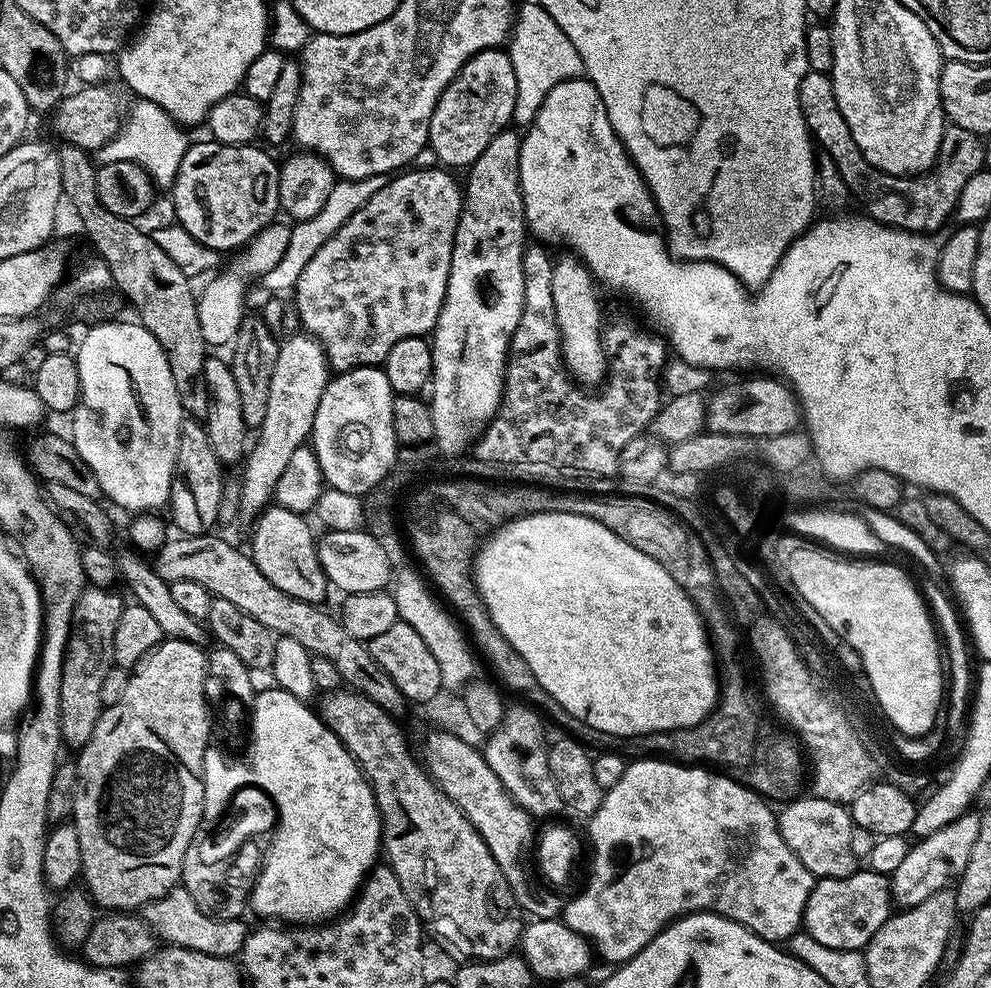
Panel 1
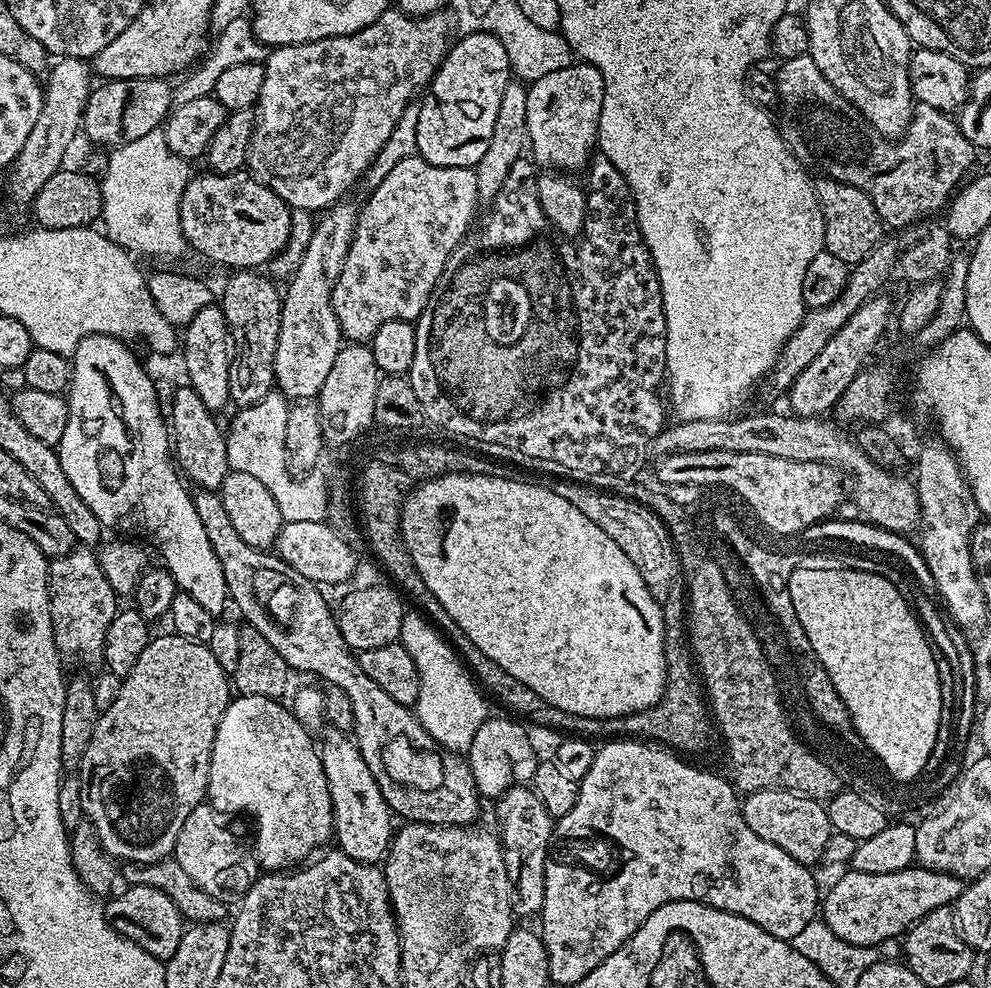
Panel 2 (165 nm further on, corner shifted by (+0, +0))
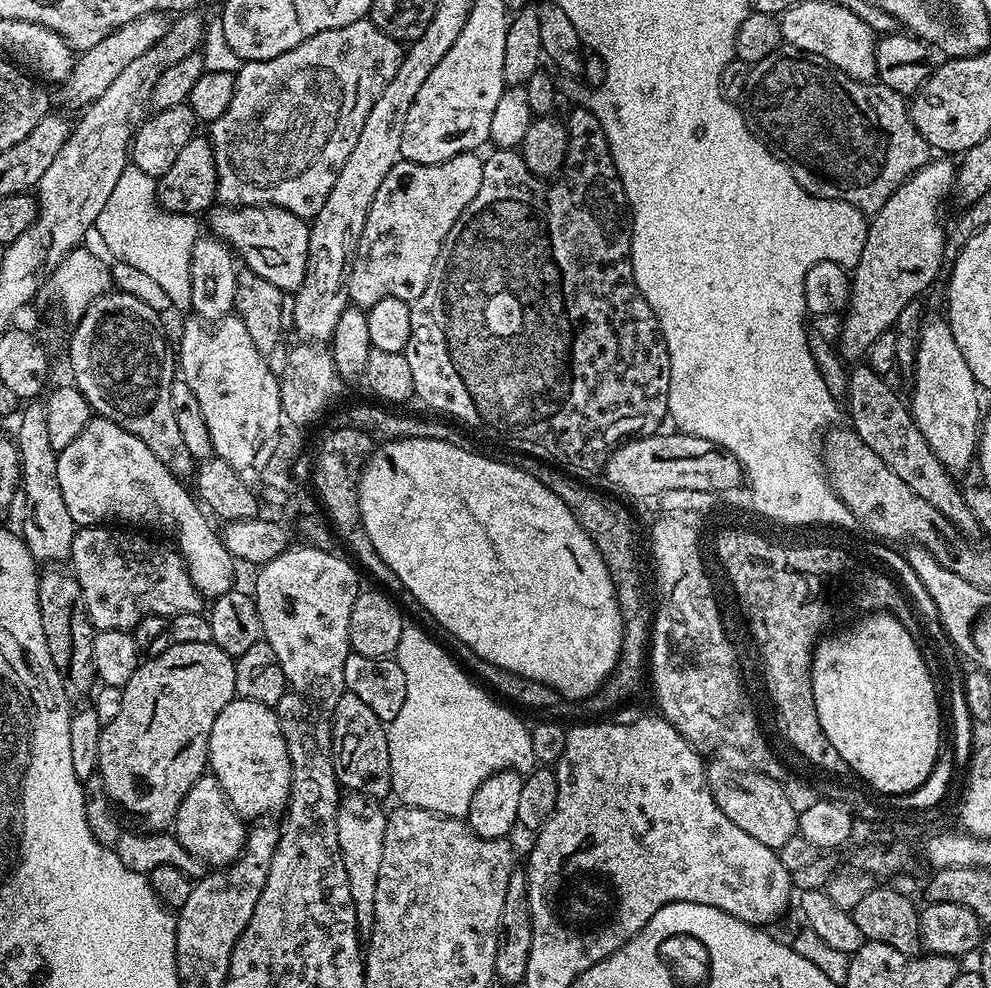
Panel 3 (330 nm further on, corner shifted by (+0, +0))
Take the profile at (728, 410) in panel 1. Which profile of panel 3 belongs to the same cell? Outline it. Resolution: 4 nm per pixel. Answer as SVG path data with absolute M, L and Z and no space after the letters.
M929 159L871 217L862 258L851 273L852 301L838 339L838 351L845 361L863 361L874 346L874 338L889 331L906 304L921 299L935 282L946 257L946 228L940 225L940 207L954 192L954 164L948 160Z

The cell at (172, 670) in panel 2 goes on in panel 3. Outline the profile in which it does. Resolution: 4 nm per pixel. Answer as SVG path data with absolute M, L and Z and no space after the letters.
M171 643L162 654L145 659L134 670L134 678L126 682L122 690L122 710L118 710L114 722L100 729L98 772L104 781L108 799L121 813L129 812L134 819L140 820L139 827L143 831L149 833L167 829L175 821L178 806L182 806L182 798L186 798L186 790L190 790L190 786L205 775L209 767L208 743L210 730L214 730L214 718L218 718L229 702L237 699L235 673L235 659L214 643Z

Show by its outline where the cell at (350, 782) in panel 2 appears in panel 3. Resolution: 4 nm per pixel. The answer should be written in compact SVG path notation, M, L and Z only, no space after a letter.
M348 792L341 795L340 805L338 806L338 814L336 815L336 825L338 826L338 846L340 847L340 853L342 854L342 862L346 866L346 878L350 882L350 898L354 898L354 910L356 911L356 929L360 935L361 941L367 942L372 936L374 930L374 893L378 887L378 866L382 866L382 846L384 845L384 839L386 838L386 822L388 821L385 809L380 809L381 806L375 799L369 796L364 796L362 793Z

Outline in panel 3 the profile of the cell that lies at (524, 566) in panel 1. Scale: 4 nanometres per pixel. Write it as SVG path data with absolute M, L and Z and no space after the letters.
M402 438L401 440L385 440L379 446L373 447L372 455L364 462L363 468L360 470L358 483L358 506L360 507L360 521L364 527L364 532L370 538L370 542L374 546L374 550L378 550L378 554L382 558L382 562L386 562L386 566L390 566L392 573L396 575L399 587L405 588L450 635L456 640L461 640L470 651L477 657L477 661L485 664L493 664L507 672L513 672L515 676L522 678L530 678L534 682L542 682L546 686L550 686L554 691L560 693L565 701L580 700L587 701L588 697L595 696L601 688L604 687L608 677L616 671L617 664L621 663L620 647L624 641L624 619L620 613L620 603L616 597L616 587L608 573L606 562L600 553L600 547L590 538L590 534L586 534L586 530L574 518L574 514L570 510L570 506L566 506L566 502L562 502L562 498L558 498L558 494L554 494L554 490L550 490L546 486L542 486L542 482L538 482L538 478L534 478L529 474L527 467L520 466L515 468L512 464L507 464L504 460L491 460L488 456L483 456L480 452L471 452L468 448L459 448L456 442L452 440L439 440L438 438Z

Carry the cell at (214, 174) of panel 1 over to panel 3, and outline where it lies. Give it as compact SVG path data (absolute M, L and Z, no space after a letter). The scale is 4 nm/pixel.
M250 204L247 206L216 206L207 213L206 219L211 235L224 241L242 261L243 267L254 270L266 282L274 282L285 294L295 293L302 286L308 269L308 247L310 246L310 224L305 217L290 214L285 208L273 208L271 204Z

